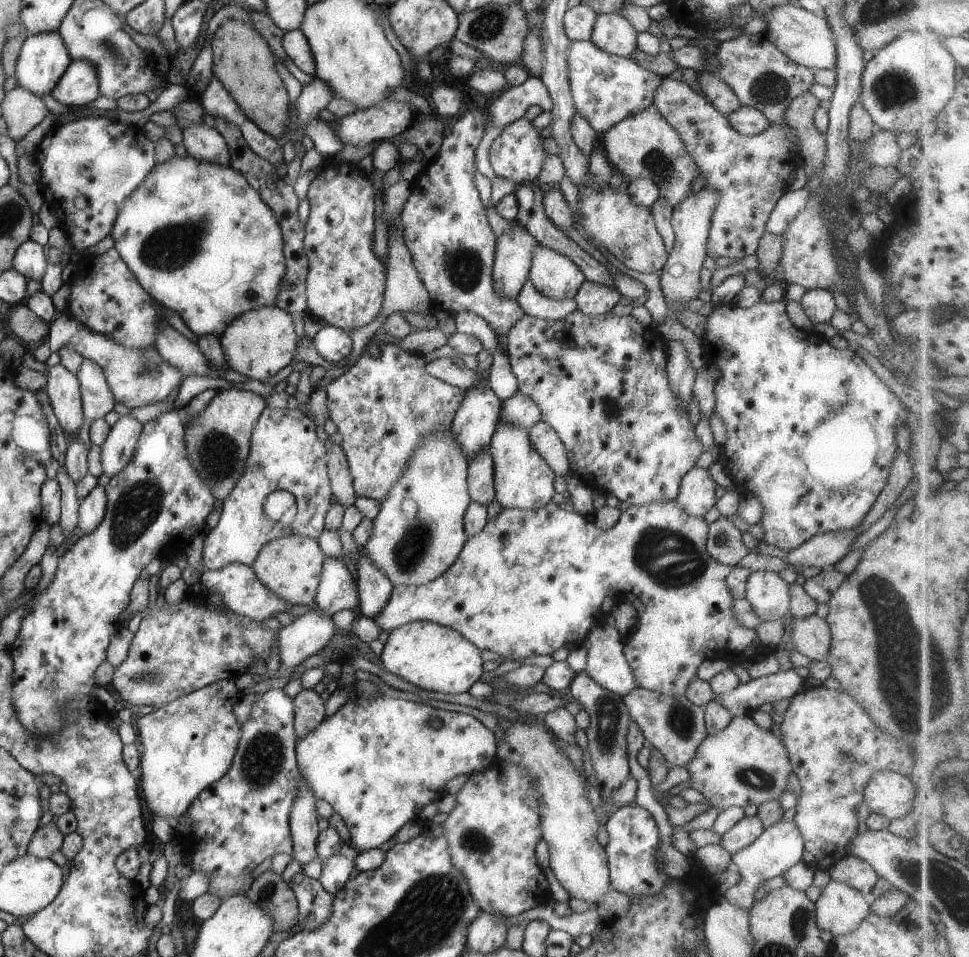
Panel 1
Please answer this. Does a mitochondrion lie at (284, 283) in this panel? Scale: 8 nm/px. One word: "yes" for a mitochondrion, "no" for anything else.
no

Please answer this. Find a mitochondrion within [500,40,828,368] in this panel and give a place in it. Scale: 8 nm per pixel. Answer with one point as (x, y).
(770, 88)

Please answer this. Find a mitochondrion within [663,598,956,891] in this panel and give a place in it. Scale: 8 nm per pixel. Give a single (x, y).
(754, 779)

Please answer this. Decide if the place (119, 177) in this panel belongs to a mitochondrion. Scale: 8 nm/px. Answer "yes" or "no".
yes

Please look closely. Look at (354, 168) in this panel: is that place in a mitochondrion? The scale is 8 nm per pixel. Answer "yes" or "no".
no

